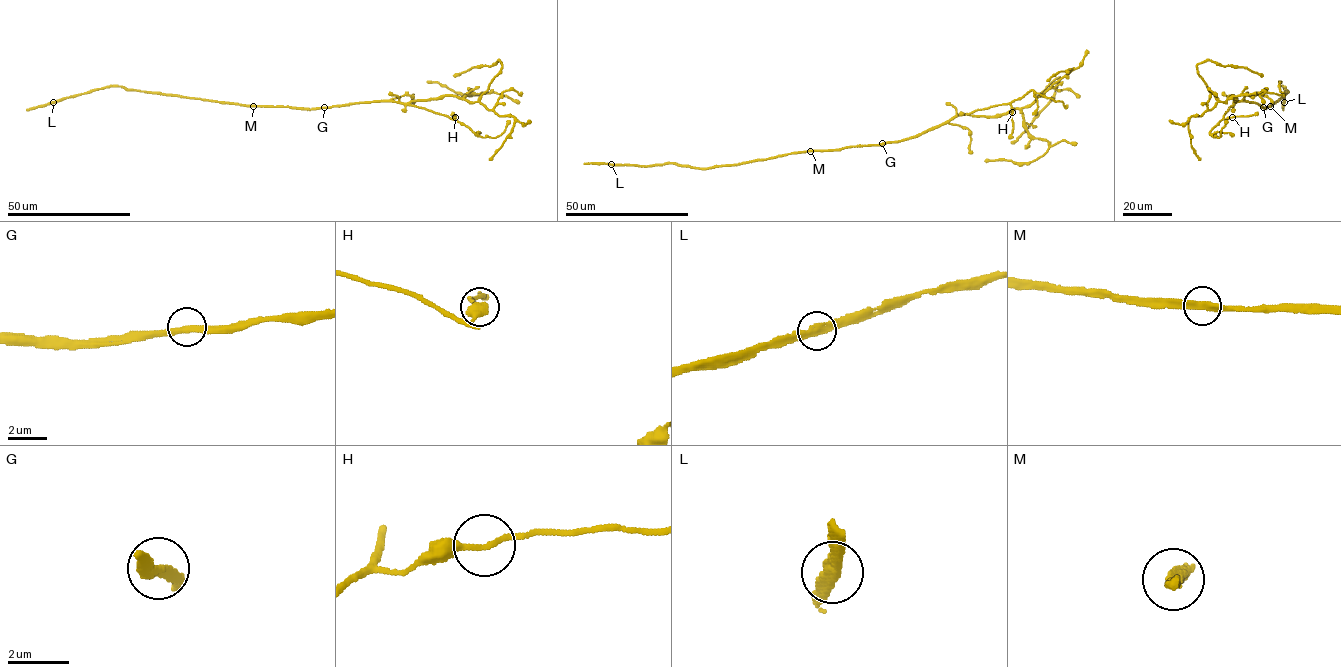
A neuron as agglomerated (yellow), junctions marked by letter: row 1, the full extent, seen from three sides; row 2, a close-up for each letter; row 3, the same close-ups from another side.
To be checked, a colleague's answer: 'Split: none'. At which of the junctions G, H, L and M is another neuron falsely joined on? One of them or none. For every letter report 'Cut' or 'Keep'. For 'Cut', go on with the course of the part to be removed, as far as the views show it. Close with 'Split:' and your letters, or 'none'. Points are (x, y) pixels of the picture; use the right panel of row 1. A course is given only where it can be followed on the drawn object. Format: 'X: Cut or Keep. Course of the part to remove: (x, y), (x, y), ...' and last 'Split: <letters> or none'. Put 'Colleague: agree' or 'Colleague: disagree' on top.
Colleague: agree
G: Keep
H: Keep
L: Keep
M: Keep
Split: none

